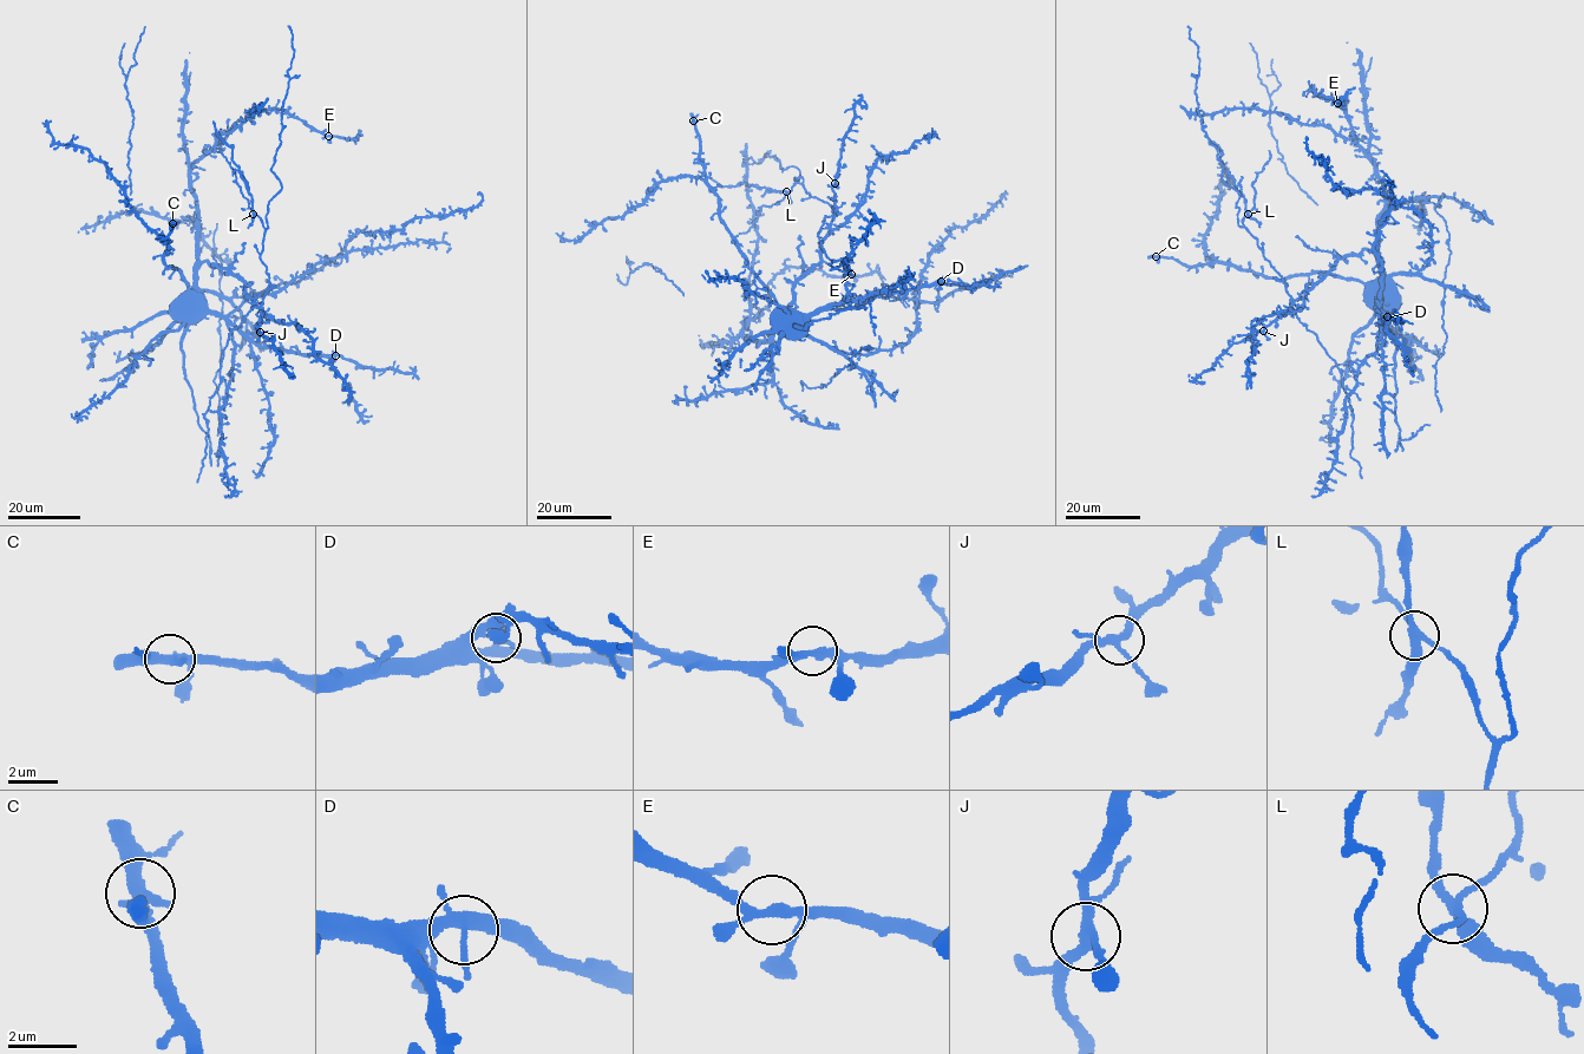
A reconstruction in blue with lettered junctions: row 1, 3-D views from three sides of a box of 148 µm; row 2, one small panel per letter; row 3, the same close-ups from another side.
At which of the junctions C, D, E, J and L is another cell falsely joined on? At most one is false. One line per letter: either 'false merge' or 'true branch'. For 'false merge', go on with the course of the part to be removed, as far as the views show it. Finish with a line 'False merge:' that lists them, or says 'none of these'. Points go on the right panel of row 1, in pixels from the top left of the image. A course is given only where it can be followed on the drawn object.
C: true branch
D: true branch
E: true branch
J: true branch
L: false merge; foreign part runs (1248, 213), (1244, 196), (1223, 167), (1219, 146), (1205, 135)
False merge: L

